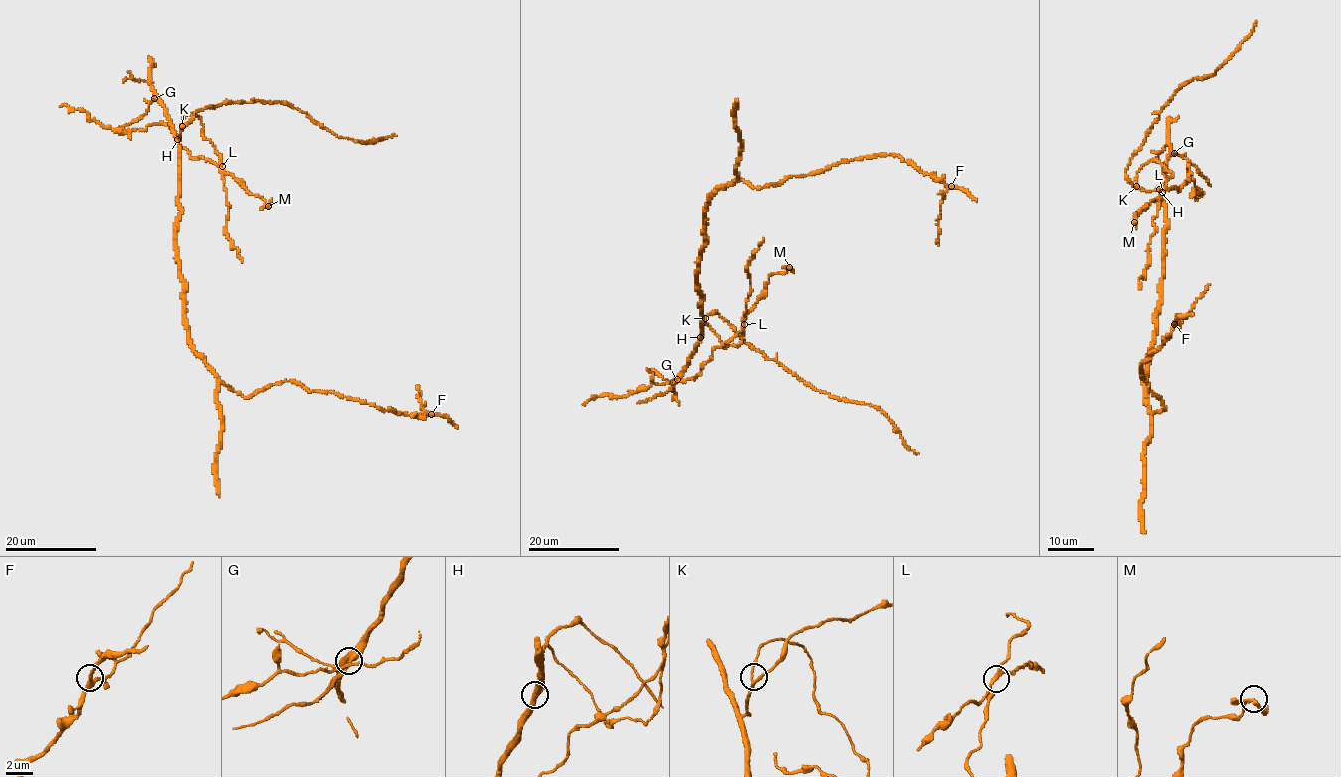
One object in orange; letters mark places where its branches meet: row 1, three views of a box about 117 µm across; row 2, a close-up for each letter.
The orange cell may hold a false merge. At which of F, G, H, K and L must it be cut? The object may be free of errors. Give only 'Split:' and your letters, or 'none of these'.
Split: L

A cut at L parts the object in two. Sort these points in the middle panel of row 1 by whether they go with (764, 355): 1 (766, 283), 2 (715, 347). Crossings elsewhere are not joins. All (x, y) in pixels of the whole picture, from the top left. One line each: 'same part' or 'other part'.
1: other part
2: other part

